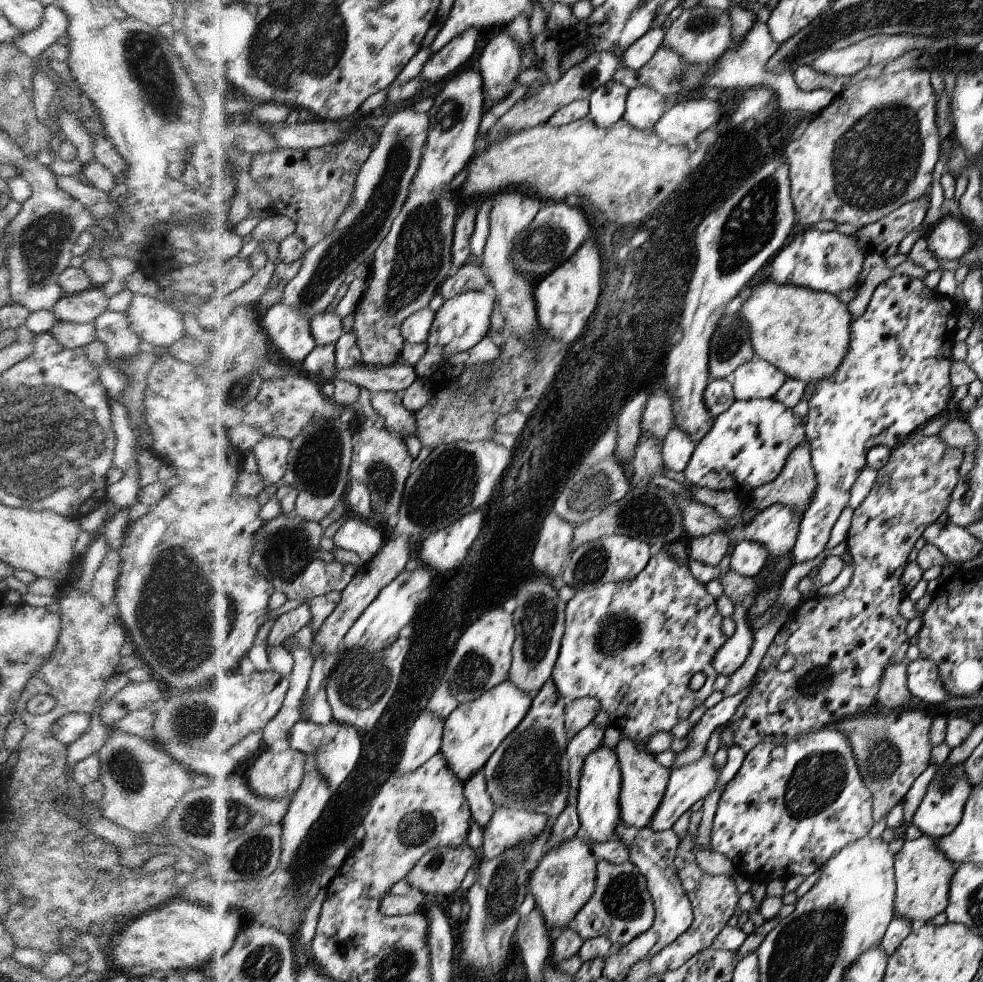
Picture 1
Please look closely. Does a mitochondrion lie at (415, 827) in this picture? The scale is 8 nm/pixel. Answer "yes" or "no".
yes

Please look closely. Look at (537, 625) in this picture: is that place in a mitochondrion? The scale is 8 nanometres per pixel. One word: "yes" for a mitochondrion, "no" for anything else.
yes

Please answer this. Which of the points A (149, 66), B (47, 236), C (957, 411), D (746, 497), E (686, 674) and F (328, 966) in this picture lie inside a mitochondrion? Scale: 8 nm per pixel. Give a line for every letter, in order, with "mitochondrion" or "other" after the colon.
A: mitochondrion
B: mitochondrion
C: other
D: other
E: other
F: other

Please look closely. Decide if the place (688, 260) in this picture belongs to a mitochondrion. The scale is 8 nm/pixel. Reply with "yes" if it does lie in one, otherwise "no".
no

